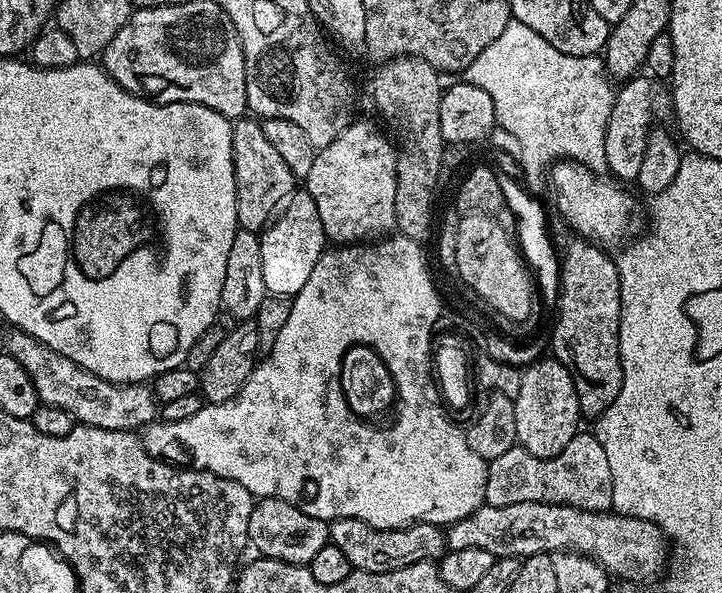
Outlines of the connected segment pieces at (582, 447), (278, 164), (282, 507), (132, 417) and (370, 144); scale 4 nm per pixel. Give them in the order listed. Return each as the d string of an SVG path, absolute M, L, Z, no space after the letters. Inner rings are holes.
M577 431L575 438L554 458L534 458L525 448L506 450L499 458L487 461L485 503L490 506L514 506L514 502L565 504L586 512L607 512L613 507L610 462L602 450L599 435Z
M241 118L232 125L232 161L236 187L236 223L243 231L261 233L297 187L297 177L270 146L264 125L256 118Z
M260 498L252 505L250 526L248 527L248 542L257 548L261 557L269 560L281 560L287 564L307 565L330 542L329 521L320 520L311 511L302 509L290 500L275 498Z
M9 327L7 331L3 351L12 356L14 362L22 366L22 370L26 370L41 404L66 410L77 425L115 432L138 430L157 419L158 401L147 383L112 384L109 380L90 374L90 370L70 362L70 358L52 352L21 328Z
M357 119L334 142L319 149L306 178L306 191L318 206L324 233L337 245L380 238L393 231L396 150L379 127Z

